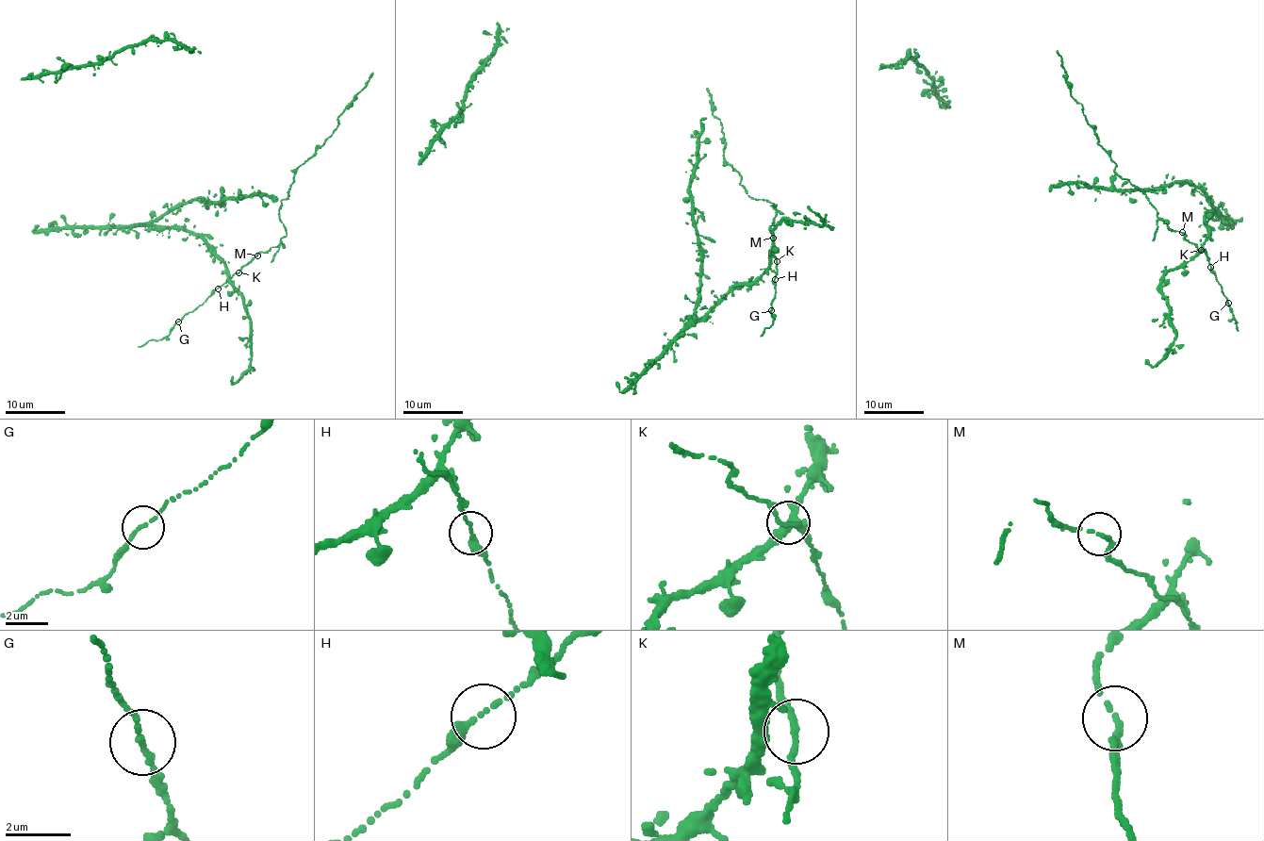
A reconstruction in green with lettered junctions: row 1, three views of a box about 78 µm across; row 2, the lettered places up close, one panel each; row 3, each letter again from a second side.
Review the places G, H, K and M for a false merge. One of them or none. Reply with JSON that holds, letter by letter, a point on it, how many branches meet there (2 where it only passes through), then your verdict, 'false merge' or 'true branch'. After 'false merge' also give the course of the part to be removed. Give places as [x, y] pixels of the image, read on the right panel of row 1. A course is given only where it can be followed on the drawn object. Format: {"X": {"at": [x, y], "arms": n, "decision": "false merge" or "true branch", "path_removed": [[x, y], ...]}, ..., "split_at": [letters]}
{"G": {"at": [1228, 303], "arms": 2, "decision": "true branch"}, "H": {"at": [1210, 267], "arms": 2, "decision": "true branch"}, "K": {"at": [1201, 250], "arms": 2, "decision": "true branch"}, "M": {"at": [1182, 232], "arms": 2, "decision": "true branch"}, "split_at": []}

